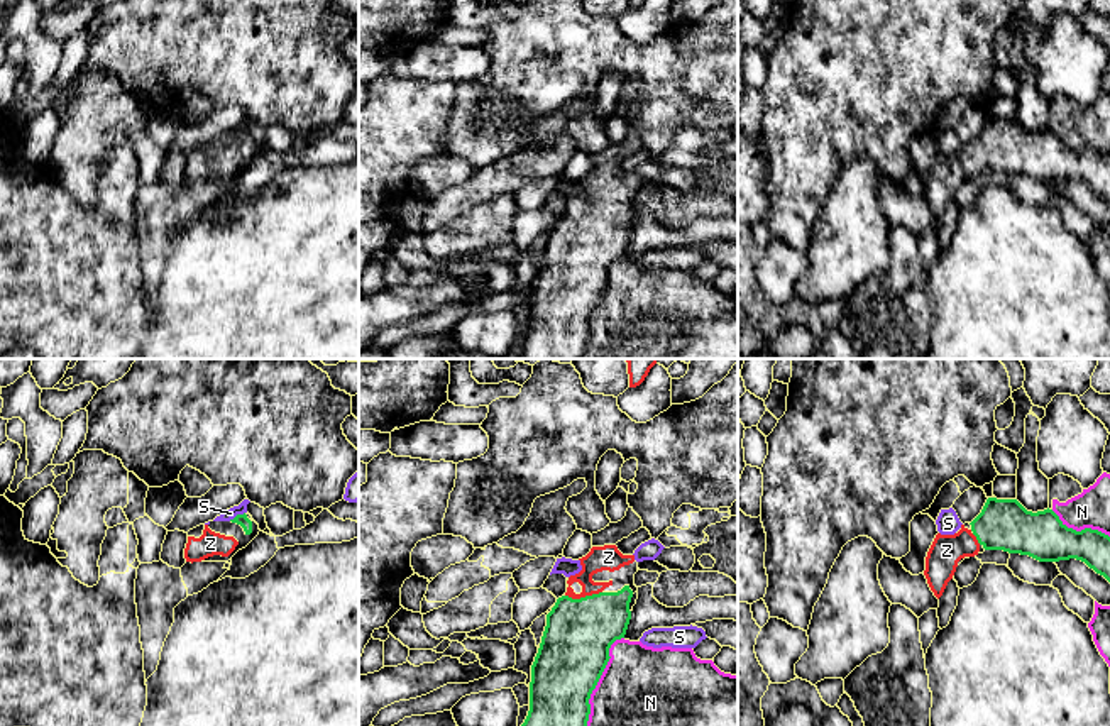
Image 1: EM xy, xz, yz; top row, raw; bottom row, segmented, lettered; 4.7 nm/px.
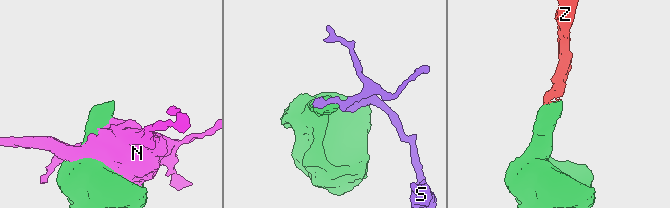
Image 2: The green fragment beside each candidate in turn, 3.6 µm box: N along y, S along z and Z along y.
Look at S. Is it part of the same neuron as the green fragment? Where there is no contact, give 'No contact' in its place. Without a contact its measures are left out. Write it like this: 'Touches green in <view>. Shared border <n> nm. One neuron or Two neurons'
Touches green in xy. Shared border 90 nm. Two neurons

